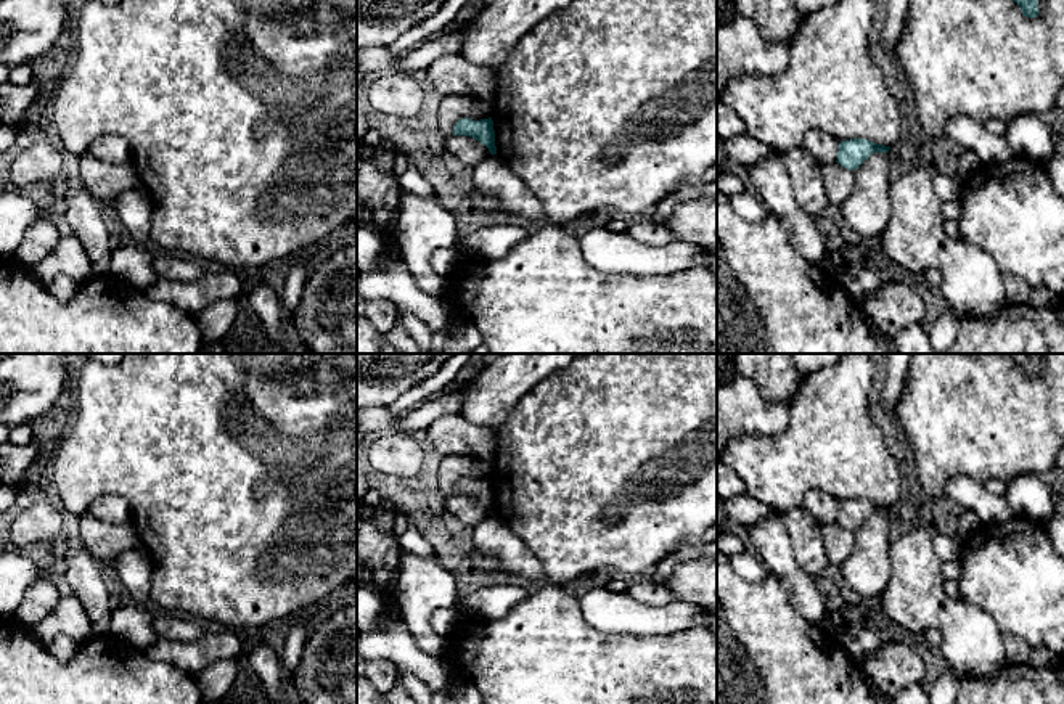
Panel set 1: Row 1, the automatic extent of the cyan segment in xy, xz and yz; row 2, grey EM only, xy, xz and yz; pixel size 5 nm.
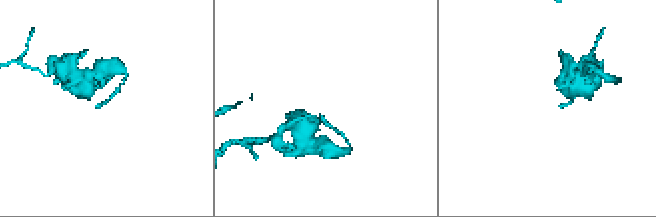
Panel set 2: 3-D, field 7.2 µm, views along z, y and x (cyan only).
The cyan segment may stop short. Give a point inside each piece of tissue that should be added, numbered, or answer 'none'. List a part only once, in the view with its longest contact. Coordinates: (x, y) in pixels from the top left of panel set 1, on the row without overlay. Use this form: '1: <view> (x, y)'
none

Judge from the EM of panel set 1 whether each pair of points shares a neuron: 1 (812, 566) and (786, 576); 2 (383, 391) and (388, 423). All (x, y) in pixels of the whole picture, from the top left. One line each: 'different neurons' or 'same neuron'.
1: different neurons
2: different neurons

